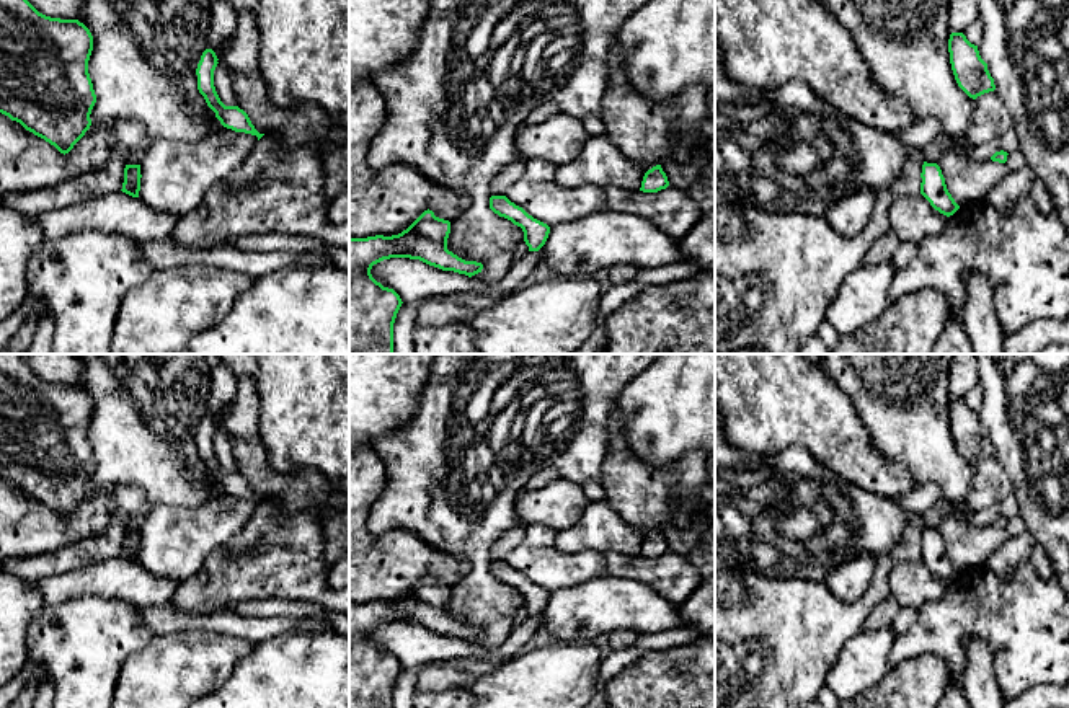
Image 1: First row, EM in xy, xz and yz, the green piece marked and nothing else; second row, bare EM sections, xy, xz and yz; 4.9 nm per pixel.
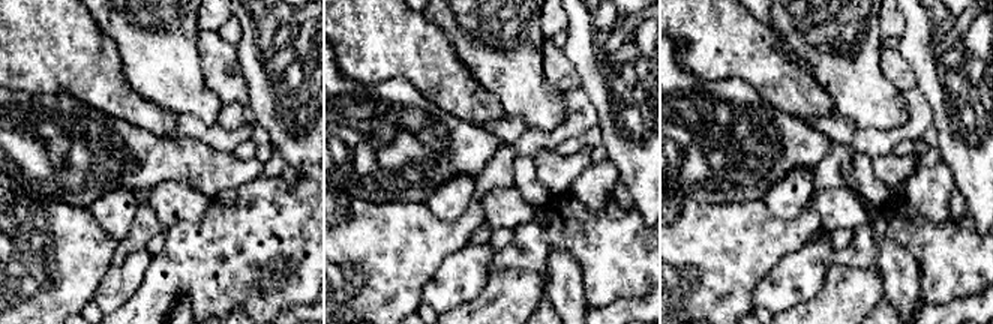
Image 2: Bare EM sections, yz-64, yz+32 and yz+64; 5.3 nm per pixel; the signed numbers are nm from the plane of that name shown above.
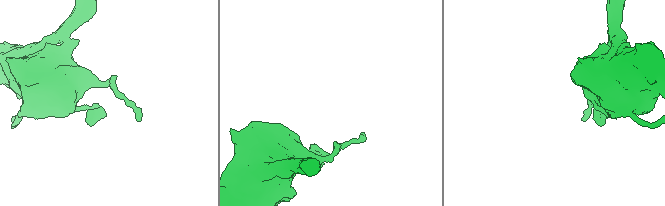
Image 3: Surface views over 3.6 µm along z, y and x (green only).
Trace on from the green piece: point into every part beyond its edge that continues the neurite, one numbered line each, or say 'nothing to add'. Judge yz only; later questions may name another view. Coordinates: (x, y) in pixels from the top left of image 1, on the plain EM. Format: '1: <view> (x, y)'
nothing to add

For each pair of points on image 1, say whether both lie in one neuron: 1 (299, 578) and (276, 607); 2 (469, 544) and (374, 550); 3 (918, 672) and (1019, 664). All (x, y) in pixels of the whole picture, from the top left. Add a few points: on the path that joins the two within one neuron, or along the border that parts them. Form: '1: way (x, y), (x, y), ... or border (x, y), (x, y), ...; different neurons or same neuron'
1: border (245, 601), (302, 599), (320, 607); different neurons
2: border (397, 529), (407, 529), (430, 545), (467, 561); different neurons
3: border (909, 661), (940, 656), (949, 687); different neurons

